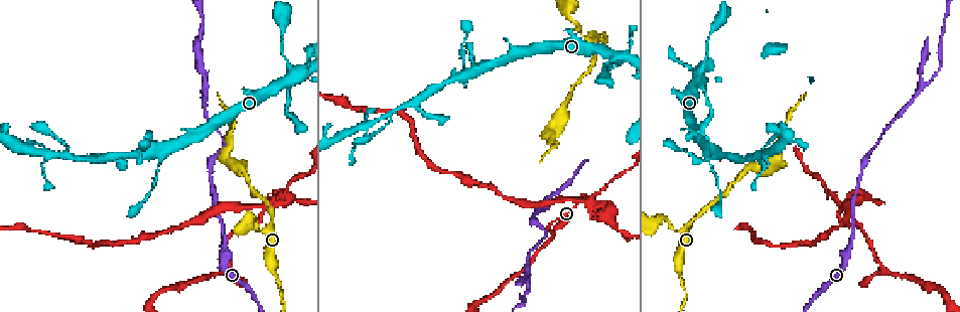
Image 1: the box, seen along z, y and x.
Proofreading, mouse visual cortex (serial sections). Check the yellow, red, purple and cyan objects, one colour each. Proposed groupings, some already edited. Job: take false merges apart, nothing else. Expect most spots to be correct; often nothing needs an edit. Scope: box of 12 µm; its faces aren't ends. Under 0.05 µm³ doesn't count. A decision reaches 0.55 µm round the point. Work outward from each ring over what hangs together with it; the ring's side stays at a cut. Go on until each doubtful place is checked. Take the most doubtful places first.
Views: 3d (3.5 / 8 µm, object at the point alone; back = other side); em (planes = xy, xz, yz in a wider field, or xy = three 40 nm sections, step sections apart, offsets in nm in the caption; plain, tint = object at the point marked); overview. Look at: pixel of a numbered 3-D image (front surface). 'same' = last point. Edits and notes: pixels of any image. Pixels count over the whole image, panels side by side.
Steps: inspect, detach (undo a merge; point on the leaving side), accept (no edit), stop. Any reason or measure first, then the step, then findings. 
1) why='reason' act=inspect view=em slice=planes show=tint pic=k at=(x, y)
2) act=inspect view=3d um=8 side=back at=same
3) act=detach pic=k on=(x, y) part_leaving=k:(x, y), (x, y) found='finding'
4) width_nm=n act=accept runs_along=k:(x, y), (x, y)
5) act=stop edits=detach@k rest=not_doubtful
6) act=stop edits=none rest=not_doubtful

why='abrupt turn' act=inspect view=3d um=3.5 pic=1 at=(266, 205)

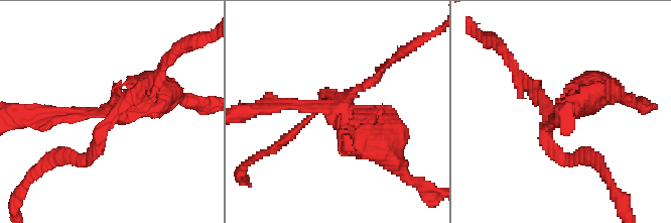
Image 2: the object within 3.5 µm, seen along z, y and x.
arms=4 arm_widths_nm=150,150,150,400 act=inspect view=em slice=xy step=5 show=tint pic=2 at=(338, 101)

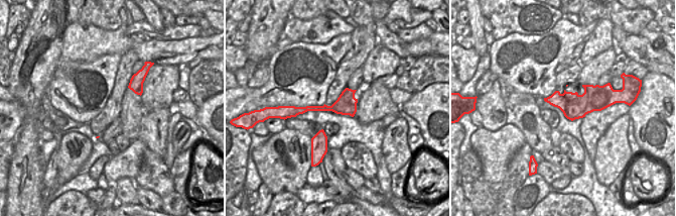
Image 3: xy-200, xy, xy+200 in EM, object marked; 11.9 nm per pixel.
act=detach pic=2 on=(342, 133) part_leaving=2:(340, 103), (253, 111) found='a second cell is stuck on'

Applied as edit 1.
why='a fork' act=inspect view=3d um=3.5 pic=1 at=(232, 267)

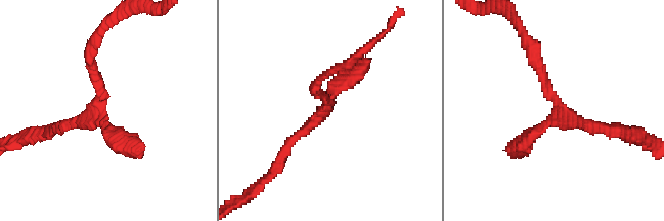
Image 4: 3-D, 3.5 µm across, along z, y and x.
act=inspect view=em slice=xy step=3 show=tint pic=4 at=(323, 112)

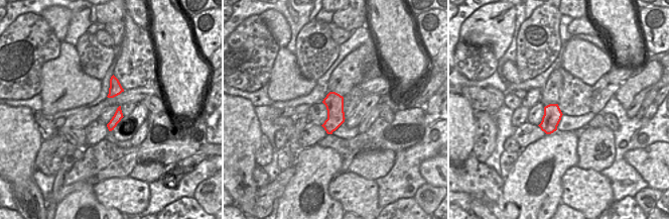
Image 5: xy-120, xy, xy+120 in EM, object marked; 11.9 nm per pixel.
width_nm=220 act=accept runs_along=4:(532, 54), (562, 113), (607, 129) found='continuous, no second cell'

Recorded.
why='abrupt turn' act=inspect view=3d um=3.5 side=back pic=1 at=(225, 160)

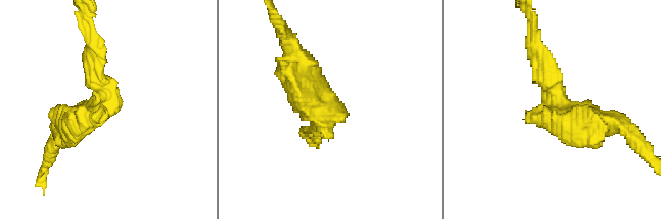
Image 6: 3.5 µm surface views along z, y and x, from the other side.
why='shape alone is not enough' act=inspect view=em slice=xy step=3 show=tint pic=6 at=(101, 104)

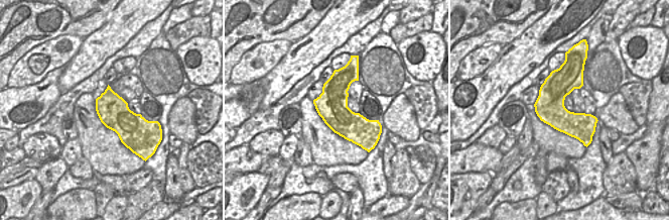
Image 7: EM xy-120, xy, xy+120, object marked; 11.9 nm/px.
act=accept runs_along=7:(568, 67), (558, 110), (586, 142) found='continuous, no second cell'

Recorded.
why='three arms meet' act=inspect view=3d um=8 pic=1 at=(921, 87)

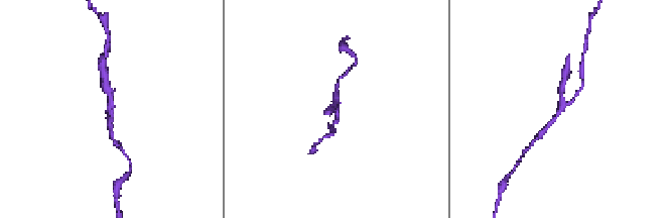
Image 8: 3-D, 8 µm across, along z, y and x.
arms=3 arm_widths_nm=150,150,250 why='now the EM' act=inspect view=em slice=xy step=3 show=tint pic=8 at=(338, 108)

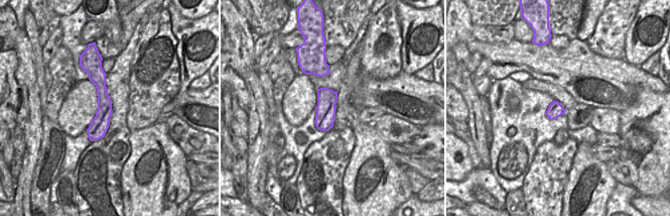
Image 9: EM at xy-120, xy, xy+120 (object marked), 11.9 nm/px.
act=accept runs_along=9:(97, 67), (103, 116), (93, 138) found='one cell here'

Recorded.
why='three-way junction' act=inspect view=3d um=3.5 pic=1 at=(389, 114)

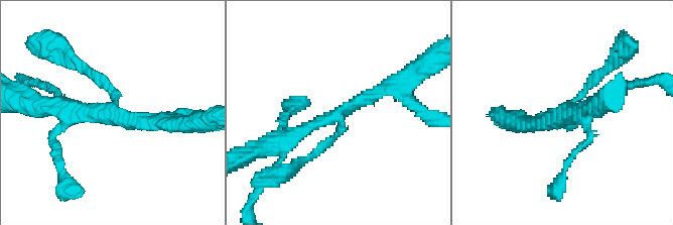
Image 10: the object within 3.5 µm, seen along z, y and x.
arms=3 arm_widths_nm=150,200,250 why='now the EM' act=inspect view=em slice=xy step=5 show=tint pic=10 at=(568, 115)

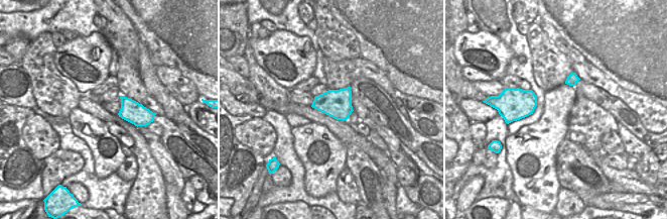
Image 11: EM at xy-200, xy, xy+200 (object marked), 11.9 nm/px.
act=accept runs_along=10:(392, 82), (277, 144) found='continuous, no second cell'

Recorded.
act=stop edits=detach@2 rest=not_doubtful

